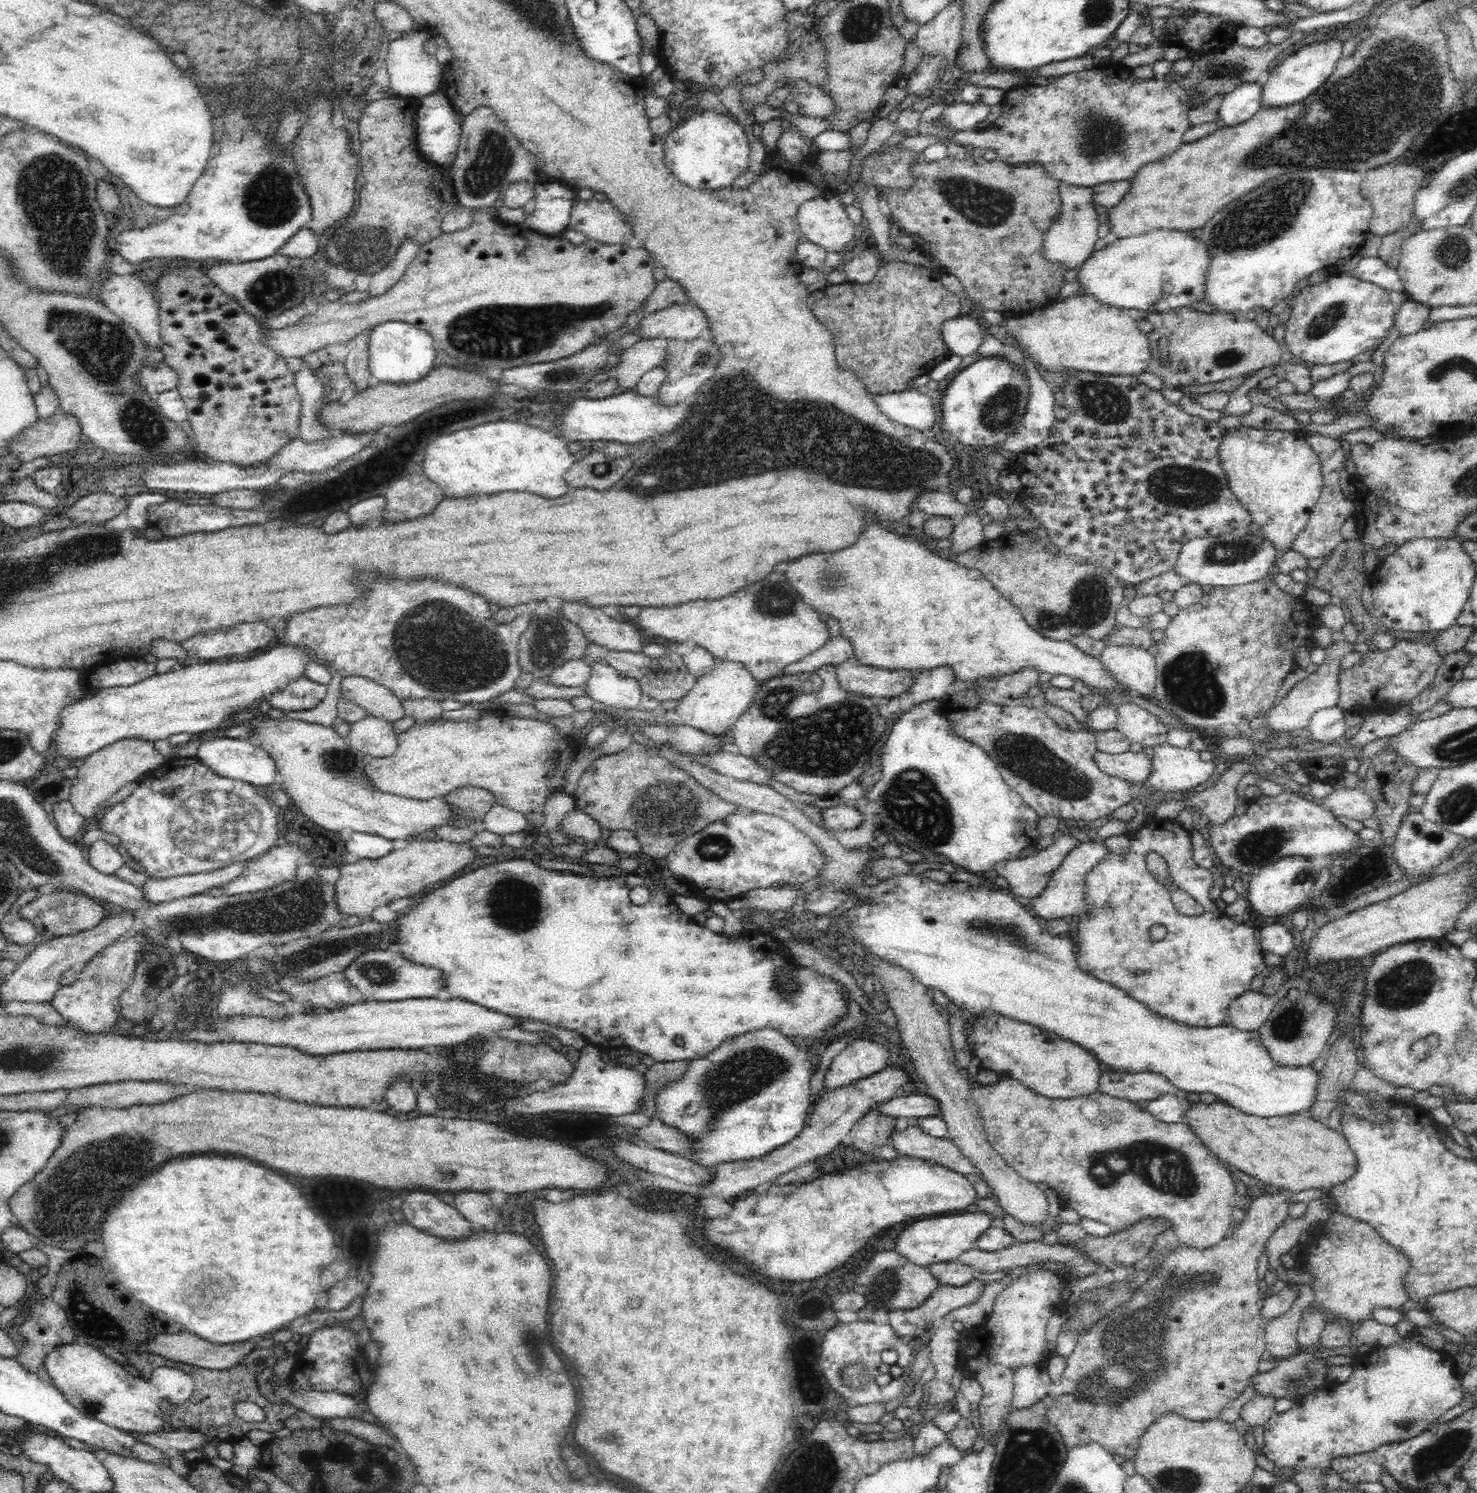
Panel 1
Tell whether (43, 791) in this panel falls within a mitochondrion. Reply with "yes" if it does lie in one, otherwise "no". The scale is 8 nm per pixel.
yes

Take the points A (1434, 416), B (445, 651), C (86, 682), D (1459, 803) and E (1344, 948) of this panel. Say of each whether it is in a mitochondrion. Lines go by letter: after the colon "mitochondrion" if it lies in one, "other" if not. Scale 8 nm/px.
A: other
B: mitochondrion
C: other
D: mitochondrion
E: other

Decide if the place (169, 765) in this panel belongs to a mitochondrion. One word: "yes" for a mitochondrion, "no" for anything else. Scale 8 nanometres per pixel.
no

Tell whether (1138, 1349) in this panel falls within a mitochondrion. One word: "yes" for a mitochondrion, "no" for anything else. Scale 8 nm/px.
yes

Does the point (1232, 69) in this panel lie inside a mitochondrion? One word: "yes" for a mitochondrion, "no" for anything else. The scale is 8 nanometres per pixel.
yes

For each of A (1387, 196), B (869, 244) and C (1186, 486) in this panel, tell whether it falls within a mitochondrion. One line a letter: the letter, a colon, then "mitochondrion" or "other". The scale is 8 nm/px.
A: other
B: other
C: mitochondrion

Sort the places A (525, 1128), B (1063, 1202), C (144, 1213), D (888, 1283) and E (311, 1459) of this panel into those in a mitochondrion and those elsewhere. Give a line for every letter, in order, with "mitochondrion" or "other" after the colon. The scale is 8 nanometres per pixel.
A: other
B: other
C: other
D: mitochondrion
E: other

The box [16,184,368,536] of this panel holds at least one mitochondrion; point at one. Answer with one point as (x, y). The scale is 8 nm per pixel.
(104, 350)

